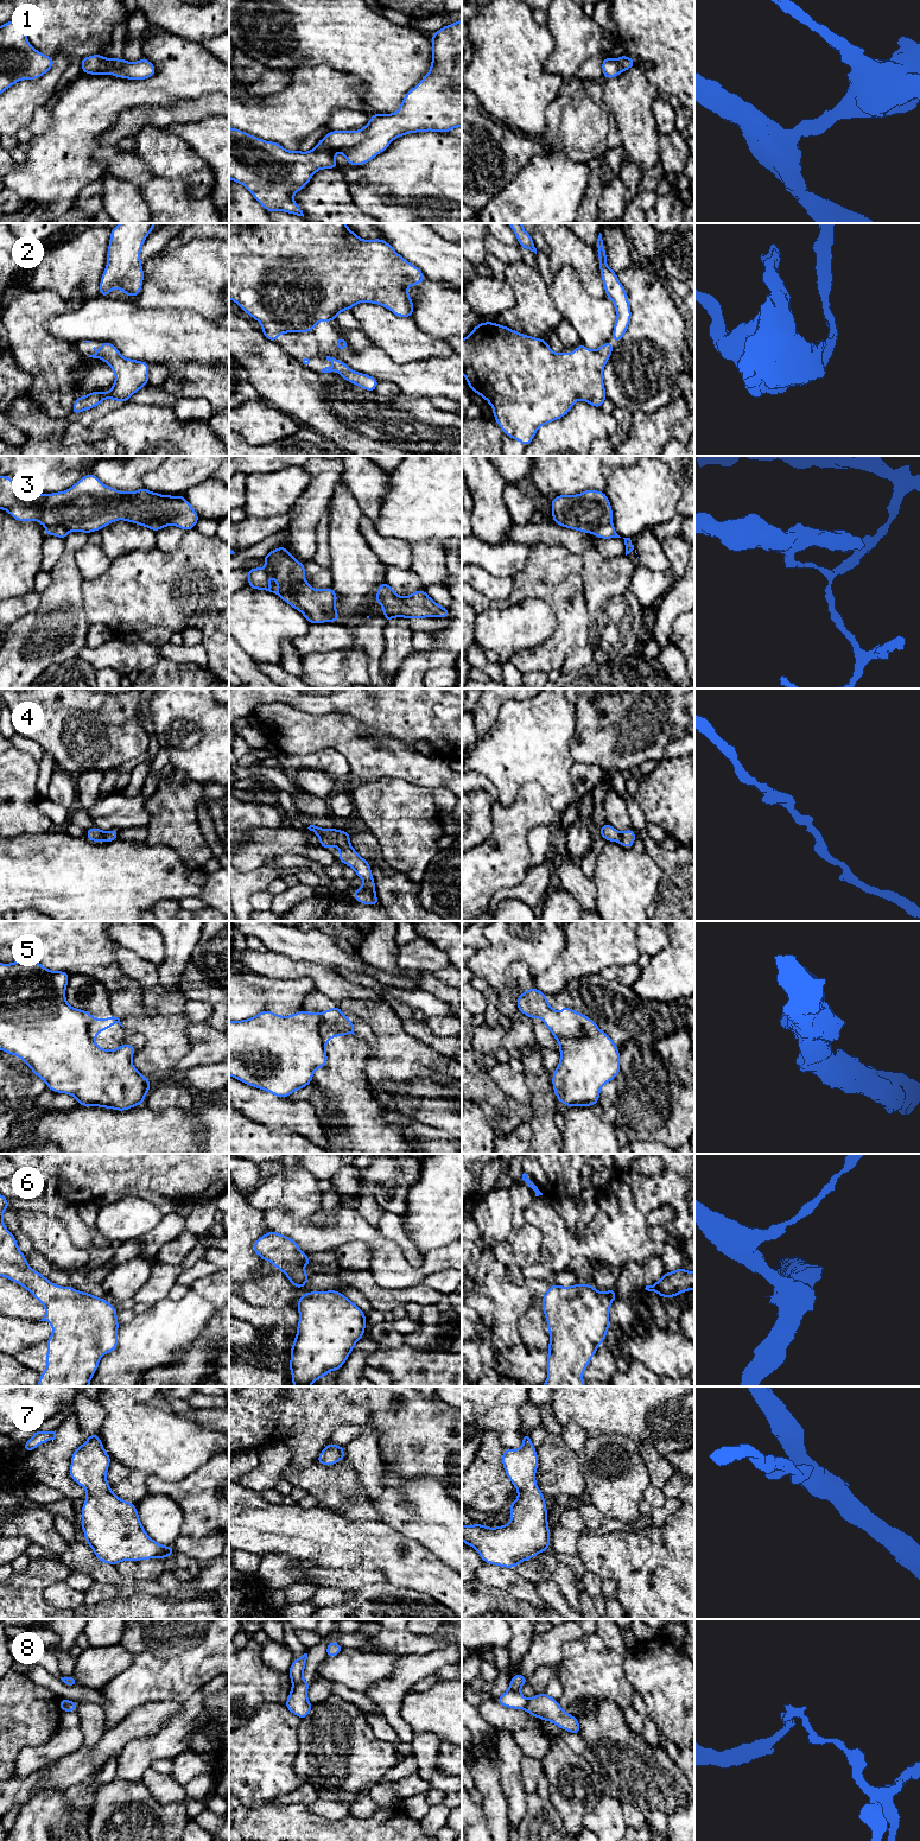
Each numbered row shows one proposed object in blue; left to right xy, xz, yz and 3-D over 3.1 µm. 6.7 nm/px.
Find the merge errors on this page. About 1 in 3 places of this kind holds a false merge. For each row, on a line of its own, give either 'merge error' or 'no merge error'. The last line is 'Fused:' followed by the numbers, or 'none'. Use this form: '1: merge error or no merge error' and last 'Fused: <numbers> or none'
1: no merge error
2: no merge error
3: merge error
4: no merge error
5: merge error
6: no merge error
7: no merge error
8: merge error
Fused: 3, 5, 8

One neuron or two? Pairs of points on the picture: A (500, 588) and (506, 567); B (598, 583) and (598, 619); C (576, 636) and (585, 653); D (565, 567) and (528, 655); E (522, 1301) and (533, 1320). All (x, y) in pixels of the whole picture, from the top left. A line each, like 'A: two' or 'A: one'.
A: two
B: one
C: two
D: one
E: two

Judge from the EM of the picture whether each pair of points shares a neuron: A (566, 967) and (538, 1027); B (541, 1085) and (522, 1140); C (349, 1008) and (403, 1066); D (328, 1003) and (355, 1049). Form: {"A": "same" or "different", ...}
{"A": "different", "B": "different", "C": "same", "D": "same"}

